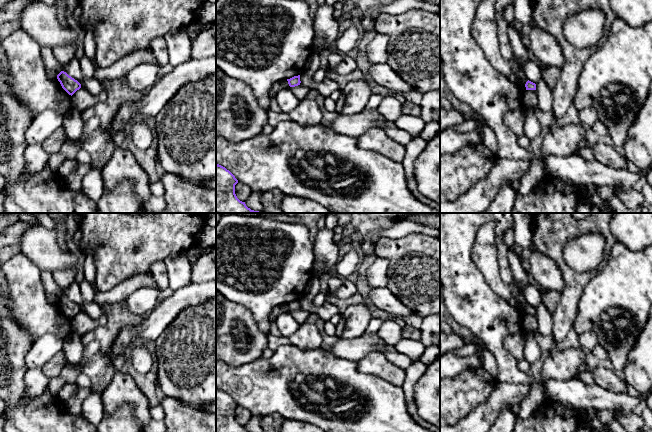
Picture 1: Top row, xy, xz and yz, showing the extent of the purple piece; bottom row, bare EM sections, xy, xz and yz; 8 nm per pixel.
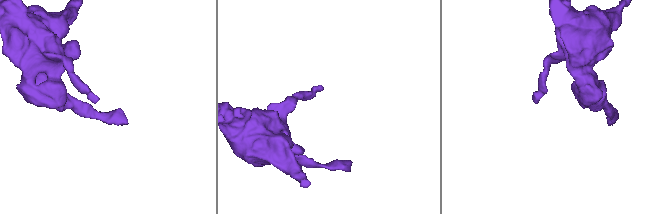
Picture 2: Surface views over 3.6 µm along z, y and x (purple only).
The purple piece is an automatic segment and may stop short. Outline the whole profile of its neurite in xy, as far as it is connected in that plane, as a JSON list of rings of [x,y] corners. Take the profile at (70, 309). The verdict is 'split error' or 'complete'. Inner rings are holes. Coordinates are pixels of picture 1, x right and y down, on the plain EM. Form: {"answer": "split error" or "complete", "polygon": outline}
{"answer": "complete", "polygon": [[[64,295],[57,299],[57,303],[62,312],[71,320],[81,312],[81,308]]]}

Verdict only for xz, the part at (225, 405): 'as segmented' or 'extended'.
as segmented

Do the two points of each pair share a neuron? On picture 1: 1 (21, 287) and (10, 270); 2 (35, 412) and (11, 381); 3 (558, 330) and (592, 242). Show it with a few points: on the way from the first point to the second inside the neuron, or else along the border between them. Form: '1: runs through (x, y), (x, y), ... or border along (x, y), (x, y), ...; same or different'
1: runs through (21, 283), (14, 274); same
2: runs through (26, 409), (13, 396), (11, 390); same
3: border along (562, 257), (578, 271), (595, 269), (602, 262); different

